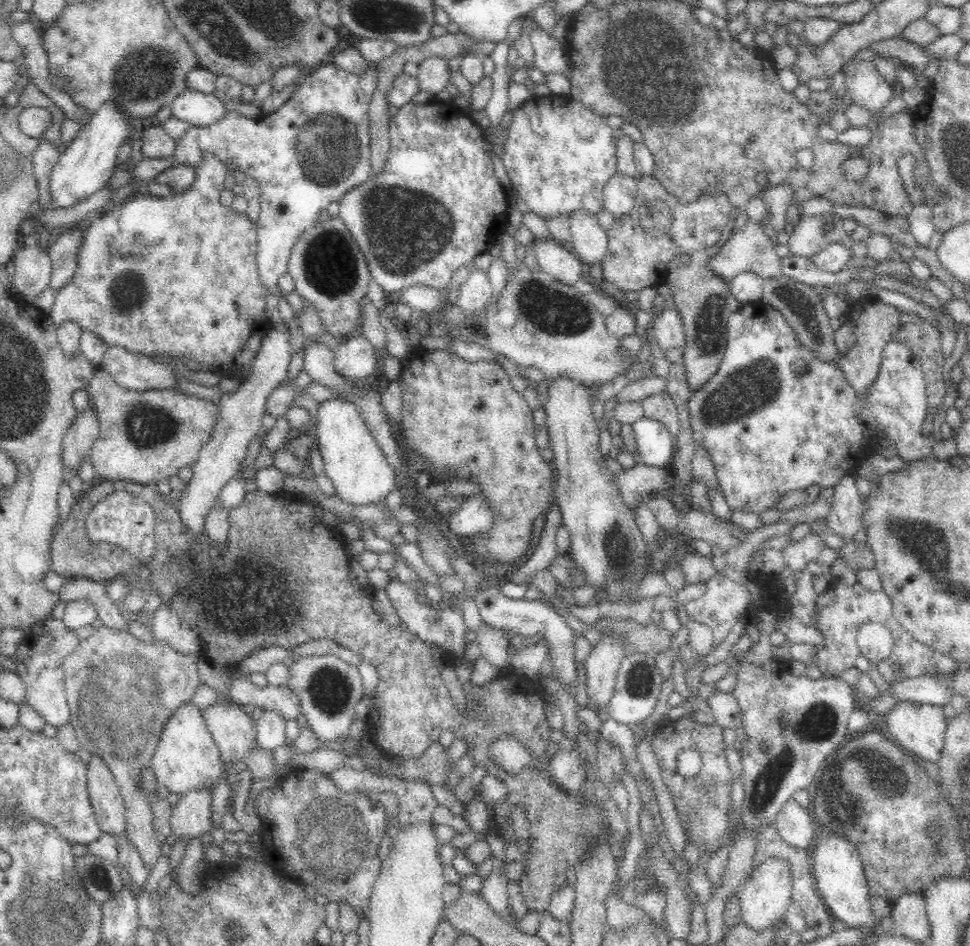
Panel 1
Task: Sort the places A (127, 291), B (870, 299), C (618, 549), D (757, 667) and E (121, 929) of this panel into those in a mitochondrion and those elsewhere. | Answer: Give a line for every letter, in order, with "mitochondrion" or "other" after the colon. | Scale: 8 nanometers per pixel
A: mitochondrion
B: other
C: mitochondrion
D: other
E: other

